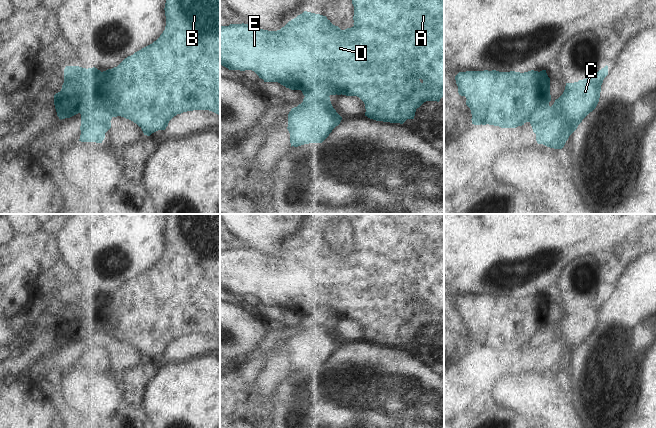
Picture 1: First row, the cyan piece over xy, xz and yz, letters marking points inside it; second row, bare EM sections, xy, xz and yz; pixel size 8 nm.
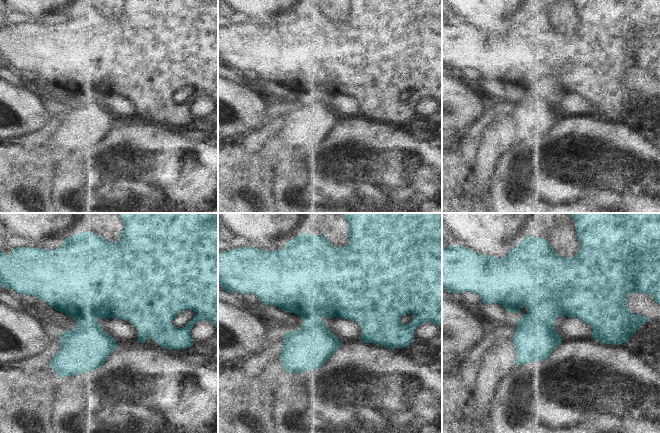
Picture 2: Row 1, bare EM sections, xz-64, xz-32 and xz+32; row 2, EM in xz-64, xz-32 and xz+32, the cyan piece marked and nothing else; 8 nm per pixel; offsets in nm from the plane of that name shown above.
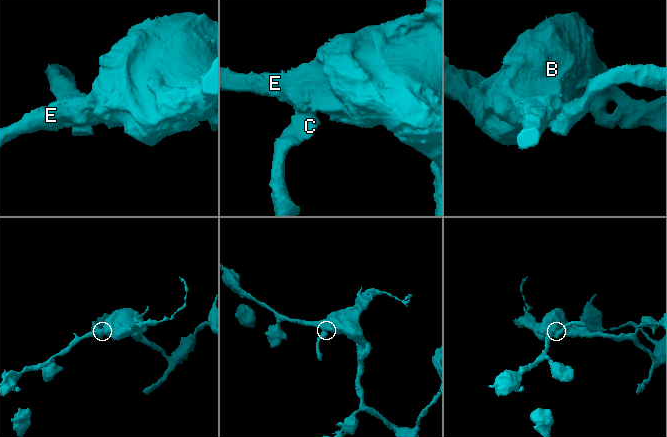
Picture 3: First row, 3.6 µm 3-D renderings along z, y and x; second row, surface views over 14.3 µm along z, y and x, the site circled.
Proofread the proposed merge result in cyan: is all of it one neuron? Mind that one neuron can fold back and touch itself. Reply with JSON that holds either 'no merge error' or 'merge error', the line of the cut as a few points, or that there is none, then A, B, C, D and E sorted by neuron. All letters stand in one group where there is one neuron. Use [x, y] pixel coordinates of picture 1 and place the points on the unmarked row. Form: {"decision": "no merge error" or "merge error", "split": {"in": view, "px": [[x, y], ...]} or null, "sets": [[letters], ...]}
{"decision": "merge error", "split": {"in": "xy", "px": [[79, 336], [86, 333], [91, 337], [98, 333], [109, 345]]}, "sets": [["A", "B", "D", "E"], ["C"]]}

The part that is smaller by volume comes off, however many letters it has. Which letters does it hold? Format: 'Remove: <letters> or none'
Remove: C

